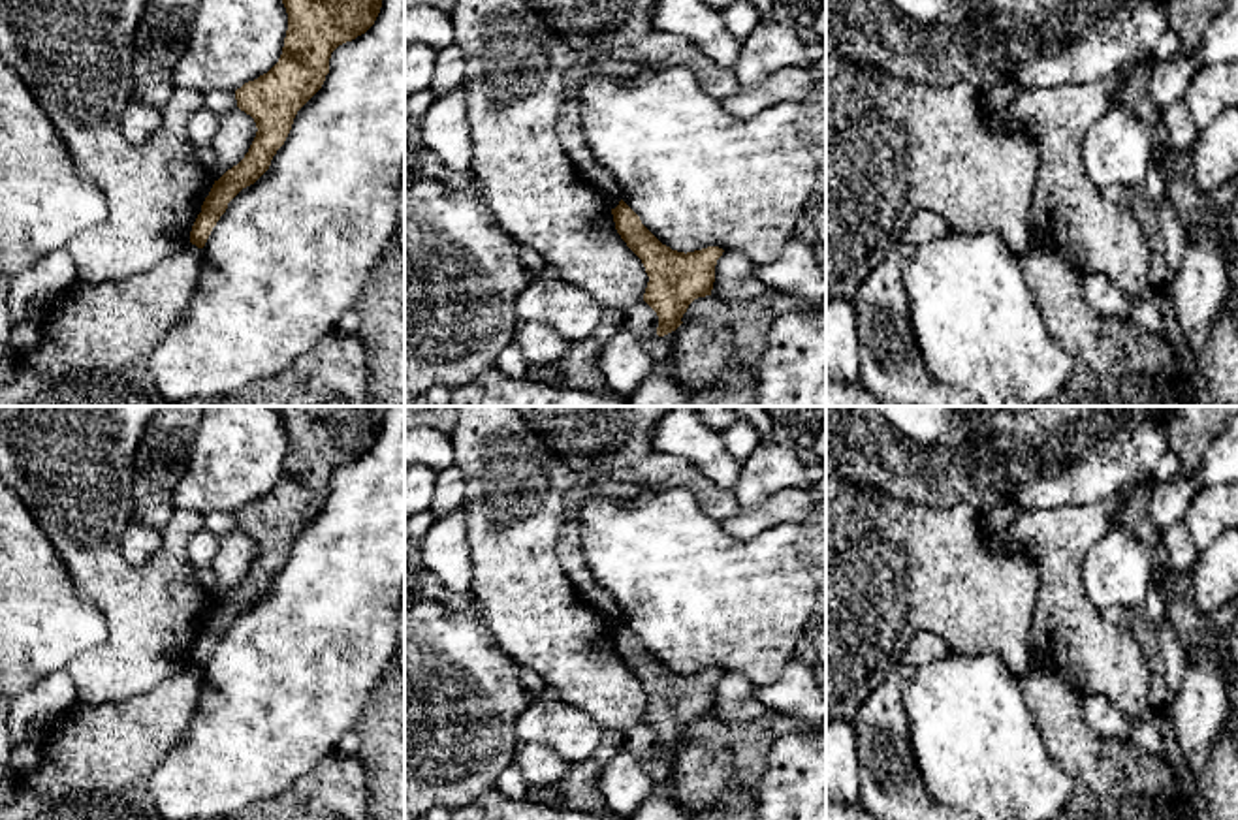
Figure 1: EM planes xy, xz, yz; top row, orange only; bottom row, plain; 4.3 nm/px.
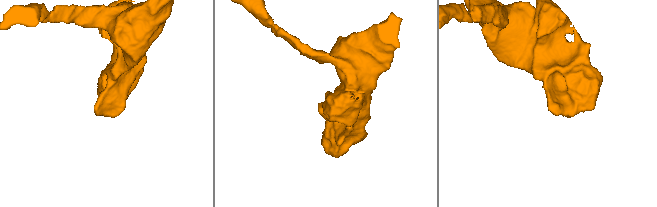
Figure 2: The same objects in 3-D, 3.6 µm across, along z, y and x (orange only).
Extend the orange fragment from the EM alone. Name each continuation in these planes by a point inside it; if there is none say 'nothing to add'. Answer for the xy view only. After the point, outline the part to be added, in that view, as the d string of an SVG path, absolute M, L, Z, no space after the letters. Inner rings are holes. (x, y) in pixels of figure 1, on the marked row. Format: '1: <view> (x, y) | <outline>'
nothing to add

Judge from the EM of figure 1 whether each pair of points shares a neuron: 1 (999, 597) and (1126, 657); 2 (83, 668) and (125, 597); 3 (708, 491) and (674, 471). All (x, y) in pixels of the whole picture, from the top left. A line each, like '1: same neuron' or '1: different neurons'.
1: different neurons
2: same neuron
3: same neuron

